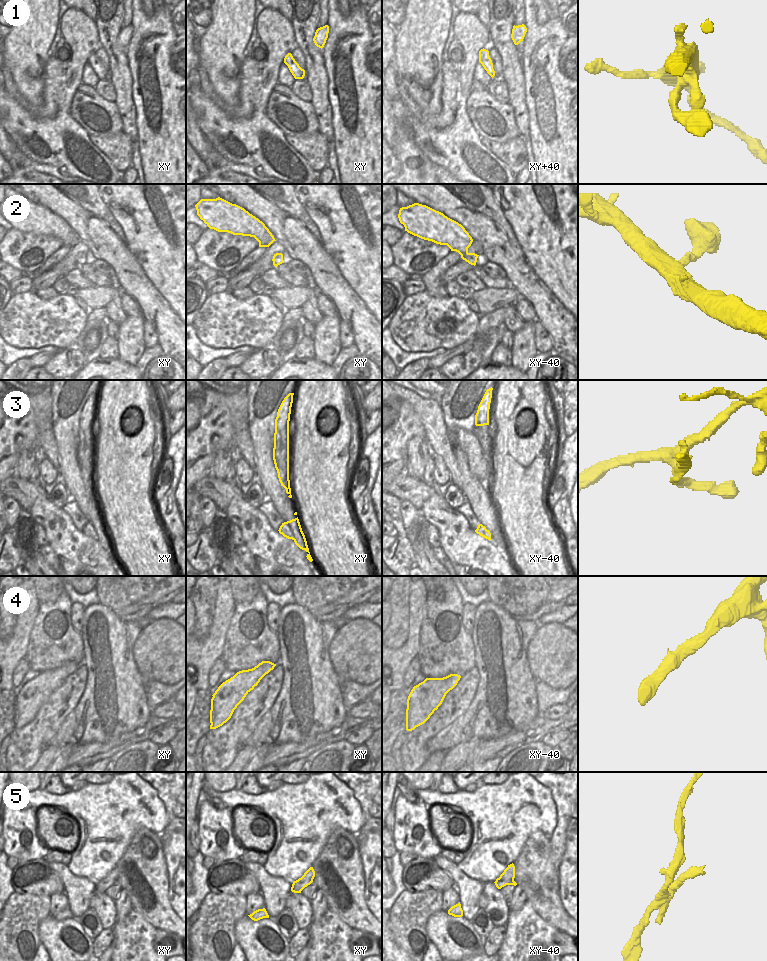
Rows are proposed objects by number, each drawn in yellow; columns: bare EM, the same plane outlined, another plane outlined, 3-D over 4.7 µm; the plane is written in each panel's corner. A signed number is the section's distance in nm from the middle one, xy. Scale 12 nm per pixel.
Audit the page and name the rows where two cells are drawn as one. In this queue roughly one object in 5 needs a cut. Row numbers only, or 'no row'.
3

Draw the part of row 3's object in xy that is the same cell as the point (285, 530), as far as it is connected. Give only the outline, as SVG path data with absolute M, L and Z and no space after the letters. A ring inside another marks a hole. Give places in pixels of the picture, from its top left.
M287 522L282 523L282 525L279 528L279 533L282 534L284 537L288 539L294 540L294 534L293 531L291 530L289 524Z

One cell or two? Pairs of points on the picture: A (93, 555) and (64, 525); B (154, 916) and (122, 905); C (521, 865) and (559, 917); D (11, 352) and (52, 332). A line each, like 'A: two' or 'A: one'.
A: one
B: two
C: one
D: two

